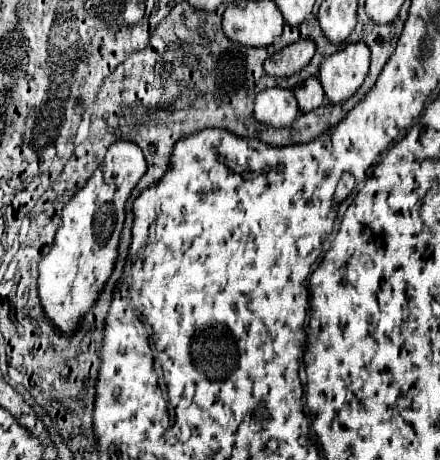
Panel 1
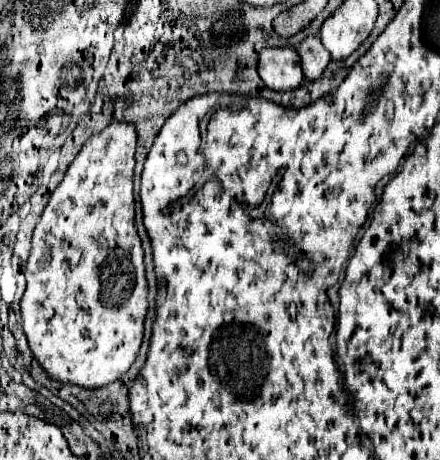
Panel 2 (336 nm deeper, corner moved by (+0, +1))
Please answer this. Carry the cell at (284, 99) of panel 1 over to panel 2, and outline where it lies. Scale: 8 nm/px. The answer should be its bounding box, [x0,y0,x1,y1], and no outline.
[259,49,303,93]

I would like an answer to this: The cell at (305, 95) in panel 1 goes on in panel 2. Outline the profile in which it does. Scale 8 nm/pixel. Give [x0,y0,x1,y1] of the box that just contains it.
[299,37,331,81]

